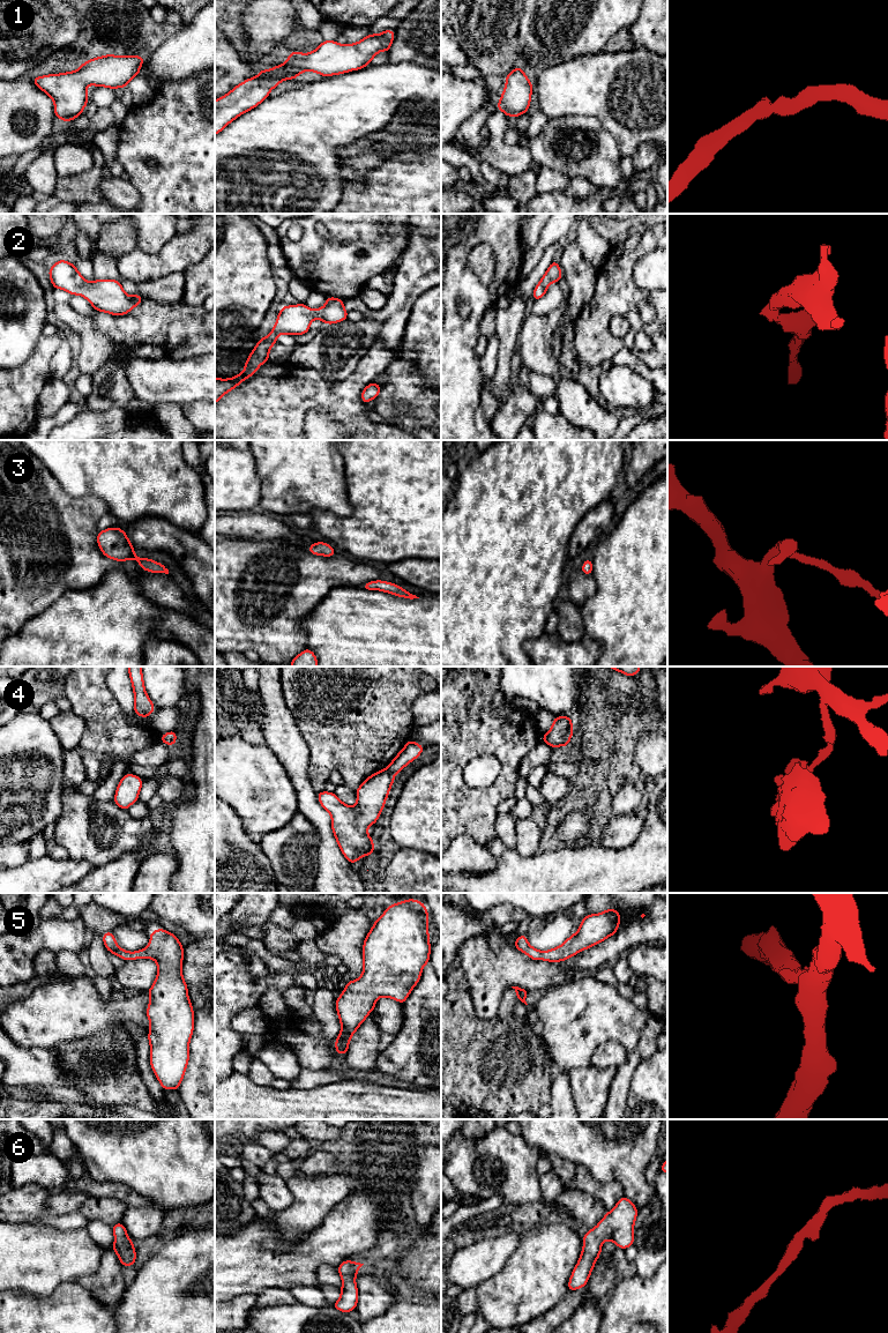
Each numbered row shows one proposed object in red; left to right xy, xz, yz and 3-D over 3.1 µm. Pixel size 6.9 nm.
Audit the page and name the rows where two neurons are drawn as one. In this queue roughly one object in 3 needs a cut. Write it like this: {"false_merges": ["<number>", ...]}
{"false_merges": ["4"]}

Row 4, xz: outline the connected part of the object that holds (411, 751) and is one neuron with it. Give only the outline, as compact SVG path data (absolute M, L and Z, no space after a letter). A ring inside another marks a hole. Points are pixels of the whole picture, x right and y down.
M409 739L406 745L398 752L398 754L391 760L387 769L396 775L400 773L405 766L408 766L411 761L417 759L420 753L424 751L425 746L415 743Z

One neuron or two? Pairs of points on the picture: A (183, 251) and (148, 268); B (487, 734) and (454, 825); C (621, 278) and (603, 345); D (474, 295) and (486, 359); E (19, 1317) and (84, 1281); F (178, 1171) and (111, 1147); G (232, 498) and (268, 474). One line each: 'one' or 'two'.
A: one
B: one
C: one
D: two
E: two
F: one
G: two

